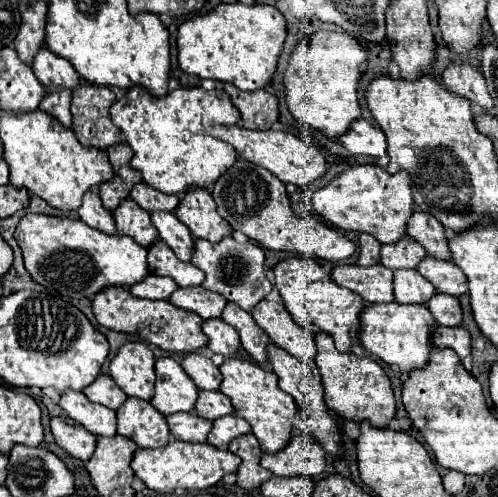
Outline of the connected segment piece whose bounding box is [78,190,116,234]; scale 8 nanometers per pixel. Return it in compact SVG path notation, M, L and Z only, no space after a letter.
M96 190L84 192L84 200L82 200L80 208L78 208L78 216L80 216L80 220L84 220L88 226L92 226L96 230L102 230L106 234L116 232L114 218L112 218L112 214L108 210L104 210Z

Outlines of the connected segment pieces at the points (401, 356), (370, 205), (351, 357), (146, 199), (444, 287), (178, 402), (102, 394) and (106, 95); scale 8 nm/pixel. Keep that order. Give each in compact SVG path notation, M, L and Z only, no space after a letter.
M366 304L360 314L358 340L368 352L376 354L386 364L396 364L400 366L400 372L410 372L428 362L432 328L436 328L436 320L432 320L432 312L428 312L424 304Z
M356 164L338 174L330 184L318 188L312 194L314 212L342 230L368 232L382 244L398 242L406 234L406 220L414 212L414 200L410 190L410 174L388 174L378 164Z
M318 332L316 334L316 366L322 376L324 402L330 410L354 422L370 420L370 424L376 428L388 426L390 418L396 412L396 402L394 402L390 380L376 360L368 356L358 356L354 352L338 352L332 338L326 332Z
M140 182L136 188L132 188L130 198L144 210L154 212L154 210L166 210L172 212L178 206L178 196L168 196L164 192L156 192L156 188Z
M426 256L416 270L426 280L430 280L438 292L460 296L468 290L468 280L464 272L452 260L436 260L434 256Z
M170 358L156 360L156 388L152 404L164 416L174 412L190 412L196 404L198 388L192 378L182 370L182 366Z
M100 374L88 388L82 390L92 402L104 404L112 410L118 410L128 396L124 396L124 392L120 390L120 386L108 376L108 374Z
M80 84L72 90L72 128L84 146L106 150L122 142L122 132L110 118L114 100L114 92L96 84Z

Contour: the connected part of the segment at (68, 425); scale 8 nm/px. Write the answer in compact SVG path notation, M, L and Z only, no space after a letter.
M50 418L50 428L54 434L54 440L60 448L64 448L70 456L80 458L80 460L88 460L94 452L94 444L96 444L96 436L92 436L92 432L80 428L80 424L70 422L68 418Z

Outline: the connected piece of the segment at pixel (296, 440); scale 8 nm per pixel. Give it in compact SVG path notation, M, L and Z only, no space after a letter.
M298 434L290 438L290 444L286 444L280 452L276 454L262 454L262 462L260 462L266 470L270 470L276 476L318 476L324 472L326 468L326 452L320 448L320 444L316 444L316 440L312 440L312 436L308 434Z

